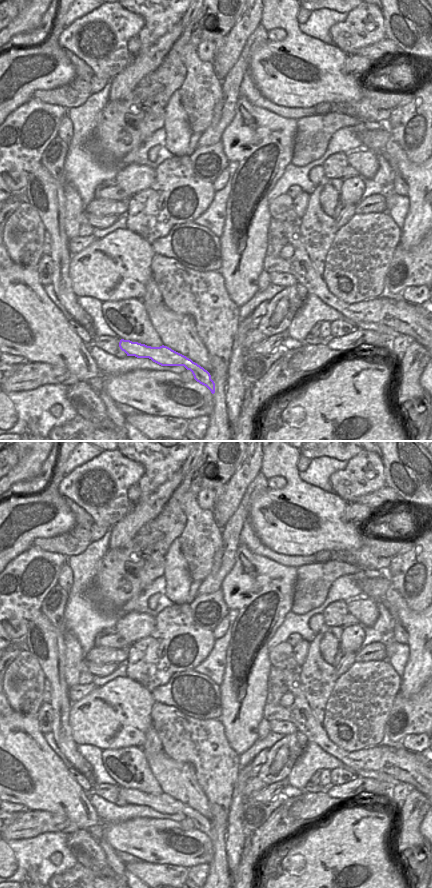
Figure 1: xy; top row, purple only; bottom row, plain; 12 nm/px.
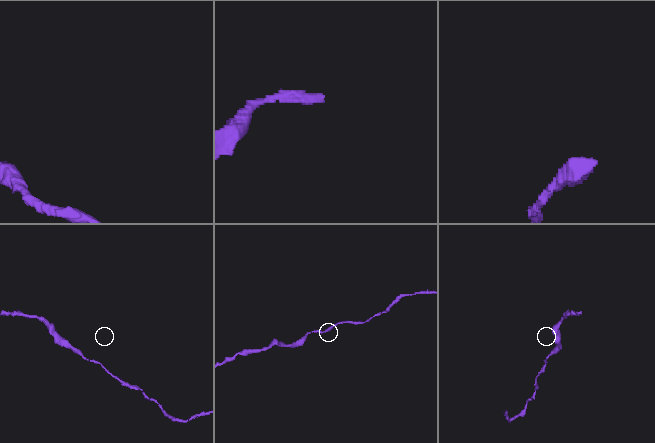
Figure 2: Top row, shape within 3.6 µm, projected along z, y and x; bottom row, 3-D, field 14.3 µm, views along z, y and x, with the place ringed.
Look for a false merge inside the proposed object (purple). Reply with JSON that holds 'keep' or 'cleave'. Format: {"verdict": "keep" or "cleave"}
{"verdict": "keep"}

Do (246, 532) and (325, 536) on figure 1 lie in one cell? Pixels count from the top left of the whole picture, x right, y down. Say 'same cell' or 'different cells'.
different cells

